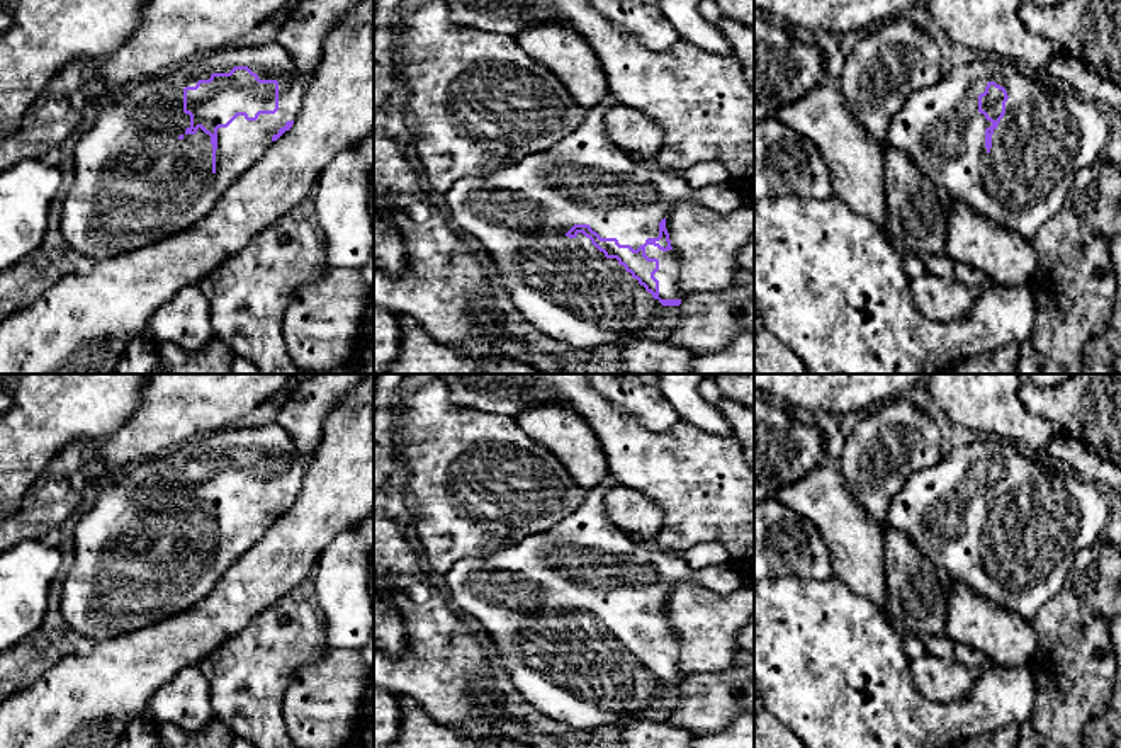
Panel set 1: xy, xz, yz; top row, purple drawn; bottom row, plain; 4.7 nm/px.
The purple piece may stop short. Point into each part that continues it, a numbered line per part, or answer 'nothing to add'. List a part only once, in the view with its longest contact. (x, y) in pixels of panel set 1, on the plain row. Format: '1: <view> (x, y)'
1: xy (135, 563)

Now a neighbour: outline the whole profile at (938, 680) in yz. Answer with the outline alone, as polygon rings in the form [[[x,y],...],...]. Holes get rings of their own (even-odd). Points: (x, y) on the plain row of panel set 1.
[[[936,656],[910,660],[909,675],[914,687],[929,700],[955,702],[968,699],[983,672],[994,665],[987,660],[978,668],[968,668],[956,661],[943,661]]]

